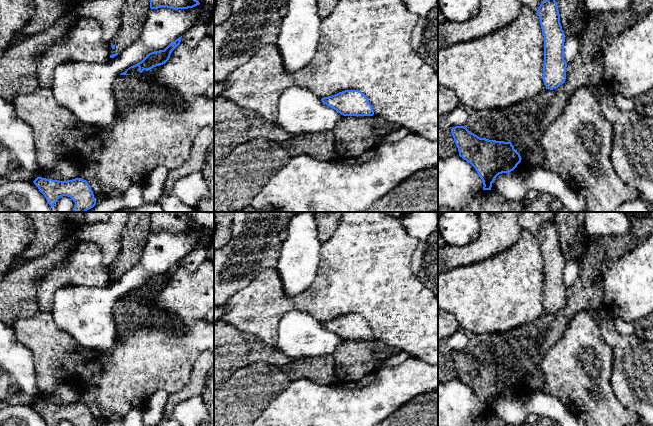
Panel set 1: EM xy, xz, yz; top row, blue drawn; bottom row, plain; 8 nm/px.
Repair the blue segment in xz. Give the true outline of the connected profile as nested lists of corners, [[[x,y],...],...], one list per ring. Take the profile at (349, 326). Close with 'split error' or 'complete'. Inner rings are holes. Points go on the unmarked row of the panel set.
[[[345,314],[324,321],[321,325],[343,340],[373,340],[374,335],[368,322],[359,314]]]; complete

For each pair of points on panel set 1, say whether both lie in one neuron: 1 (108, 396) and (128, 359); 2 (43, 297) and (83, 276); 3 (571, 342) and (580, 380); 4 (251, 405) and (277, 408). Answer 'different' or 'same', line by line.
1: same
2: same
3: same
4: different

